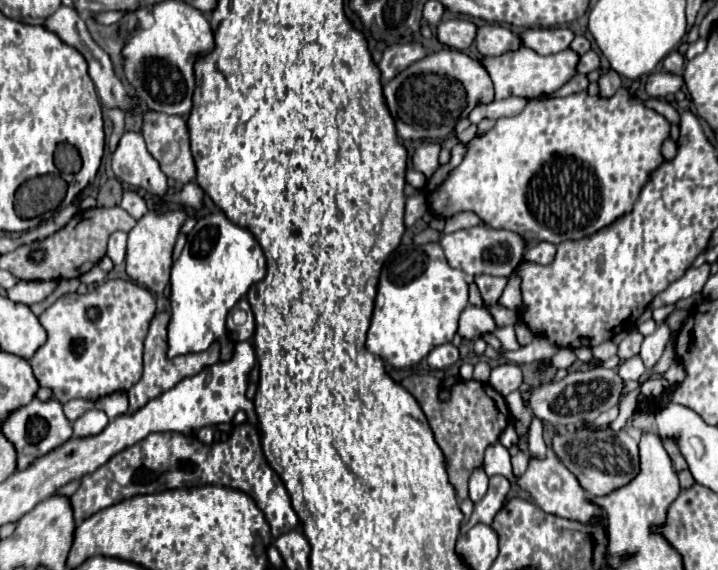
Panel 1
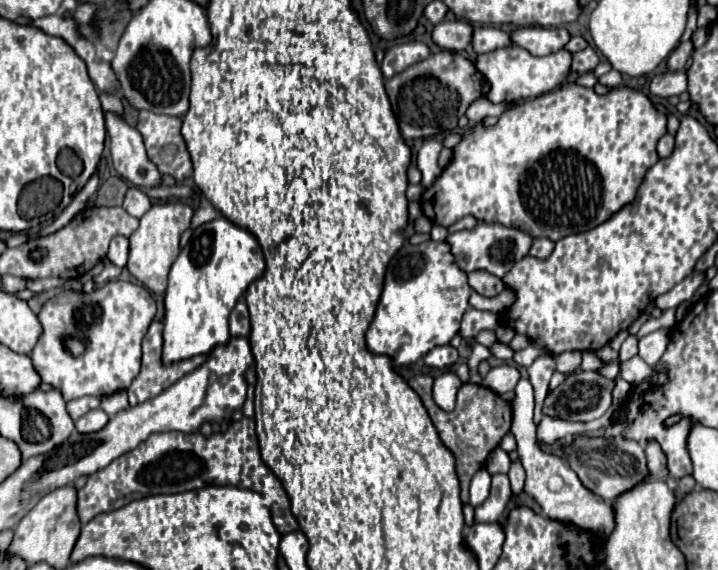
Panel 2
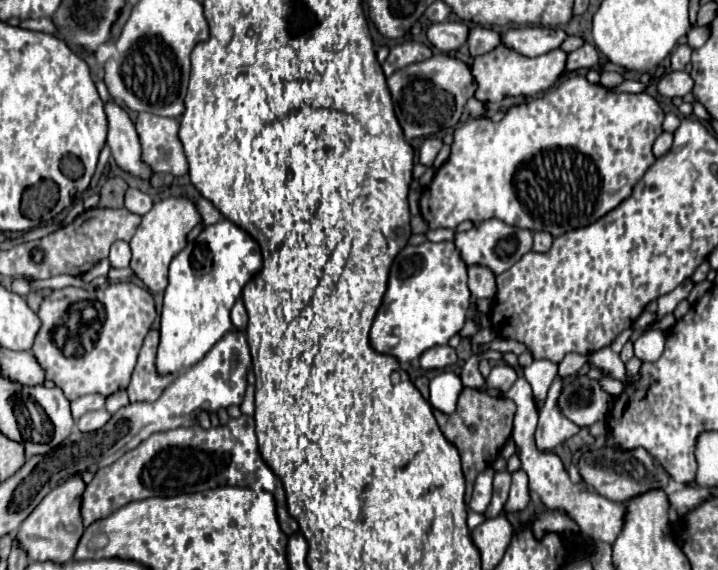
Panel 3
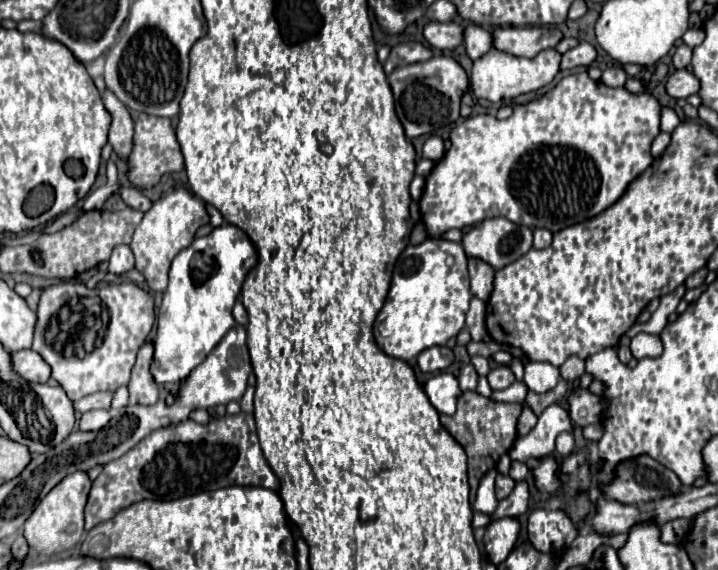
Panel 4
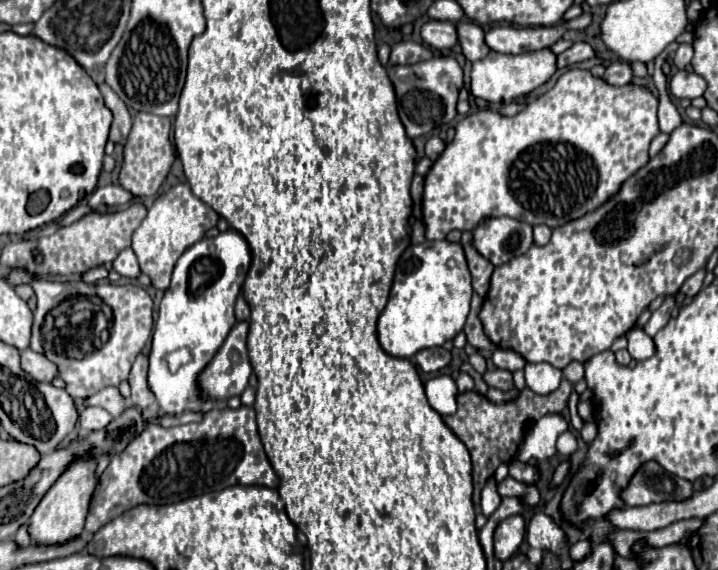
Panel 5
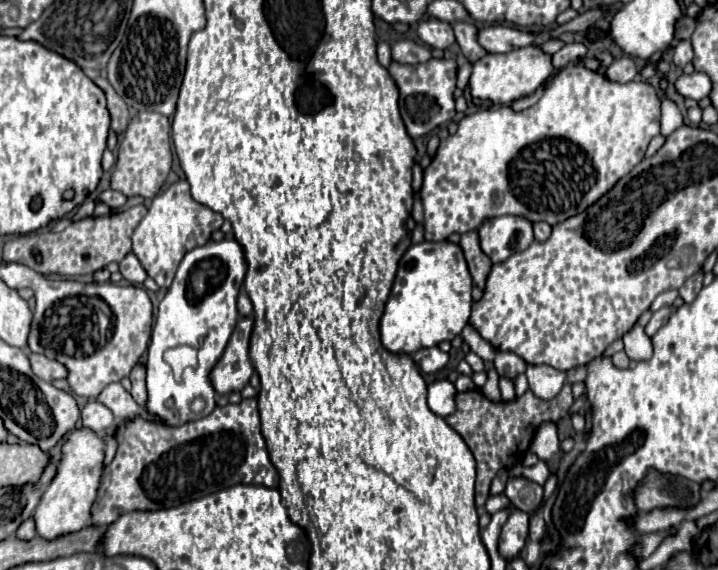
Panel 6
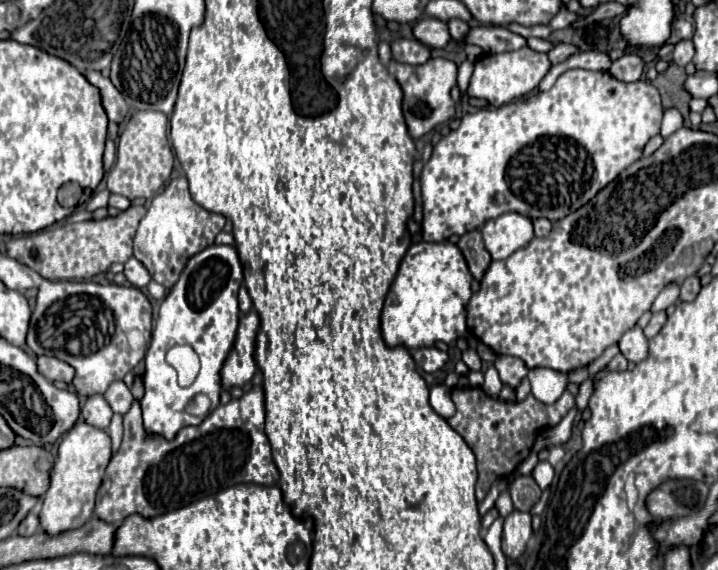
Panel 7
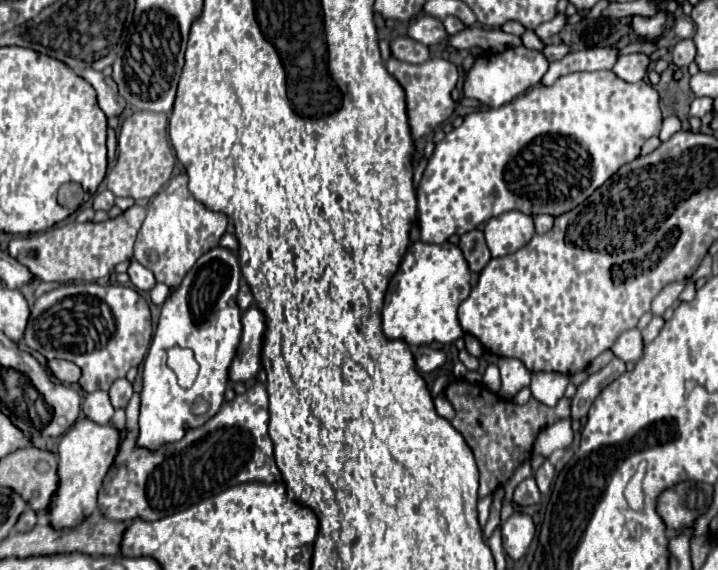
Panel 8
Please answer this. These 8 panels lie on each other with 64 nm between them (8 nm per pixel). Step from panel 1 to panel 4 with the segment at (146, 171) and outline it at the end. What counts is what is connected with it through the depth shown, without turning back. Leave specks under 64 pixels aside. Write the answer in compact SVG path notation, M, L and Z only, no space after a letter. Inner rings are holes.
M108 90L104 92L104 106L112 116L108 142L112 144L118 158L128 160L130 154L132 154L132 148L134 148L134 124L132 124L132 118L130 118L130 112Z

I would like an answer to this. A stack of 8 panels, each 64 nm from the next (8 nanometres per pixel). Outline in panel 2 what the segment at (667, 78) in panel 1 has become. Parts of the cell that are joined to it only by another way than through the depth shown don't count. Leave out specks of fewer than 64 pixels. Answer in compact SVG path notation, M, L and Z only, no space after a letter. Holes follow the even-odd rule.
M664 72L656 74L650 80L650 94L660 96L660 98L670 98L670 96L680 96L686 92L688 80L684 72Z

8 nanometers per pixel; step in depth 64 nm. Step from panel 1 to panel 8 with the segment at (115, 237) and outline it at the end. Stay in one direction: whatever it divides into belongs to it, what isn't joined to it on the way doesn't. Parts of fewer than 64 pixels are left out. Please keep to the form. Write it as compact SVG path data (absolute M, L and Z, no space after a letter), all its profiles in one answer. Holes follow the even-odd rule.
M130 260L130 266L128 266L128 276L130 276L130 282L138 288L138 290L150 290L154 284L156 284L156 278L152 276L152 272L148 268L144 268L140 262L136 260Z

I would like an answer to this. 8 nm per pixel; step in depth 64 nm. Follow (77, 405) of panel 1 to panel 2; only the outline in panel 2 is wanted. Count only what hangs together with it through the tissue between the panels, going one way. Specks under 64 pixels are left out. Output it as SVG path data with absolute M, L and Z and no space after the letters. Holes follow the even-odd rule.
M82 396L82 398L70 400L70 402L66 404L66 410L68 410L68 414L70 414L72 420L78 420L78 418L84 416L86 412L98 408L98 404L100 404L100 398L94 398L94 396Z

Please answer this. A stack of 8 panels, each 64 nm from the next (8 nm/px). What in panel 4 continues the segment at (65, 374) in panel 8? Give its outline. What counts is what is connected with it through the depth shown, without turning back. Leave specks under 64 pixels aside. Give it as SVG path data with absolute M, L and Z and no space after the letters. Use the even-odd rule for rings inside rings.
M18 350L10 354L12 368L16 374L20 374L28 382L48 382L50 368L40 360L40 354L34 350Z

